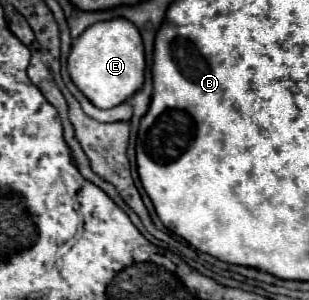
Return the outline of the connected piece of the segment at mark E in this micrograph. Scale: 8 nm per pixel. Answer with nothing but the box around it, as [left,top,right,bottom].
[67,18,145,108]

